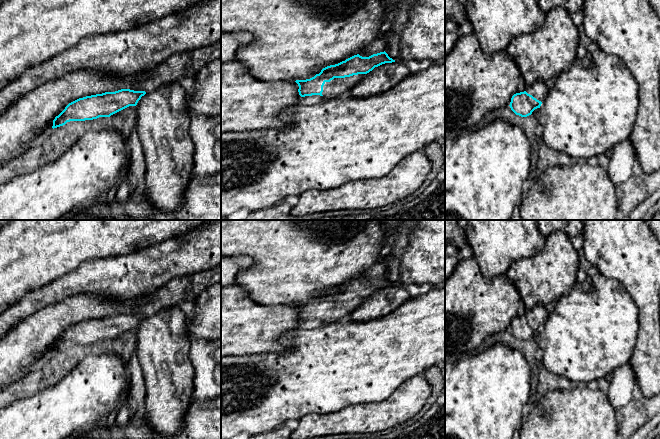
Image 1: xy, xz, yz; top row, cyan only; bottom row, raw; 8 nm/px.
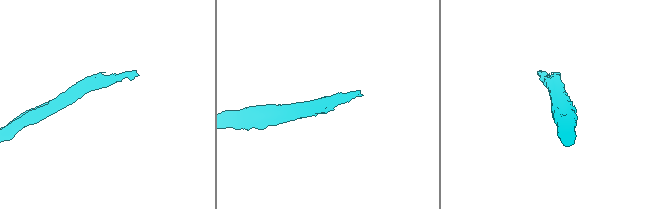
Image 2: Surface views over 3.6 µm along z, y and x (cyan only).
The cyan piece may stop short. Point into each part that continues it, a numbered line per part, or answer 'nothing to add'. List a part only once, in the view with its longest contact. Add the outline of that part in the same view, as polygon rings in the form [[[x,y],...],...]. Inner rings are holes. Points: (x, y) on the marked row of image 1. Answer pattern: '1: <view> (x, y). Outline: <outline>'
1: xz (338, 86). Outline: [[[358,74],[345,78],[334,78],[330,82],[325,82],[322,97],[326,100],[349,94],[350,90],[355,87],[364,76],[365,74]]]

